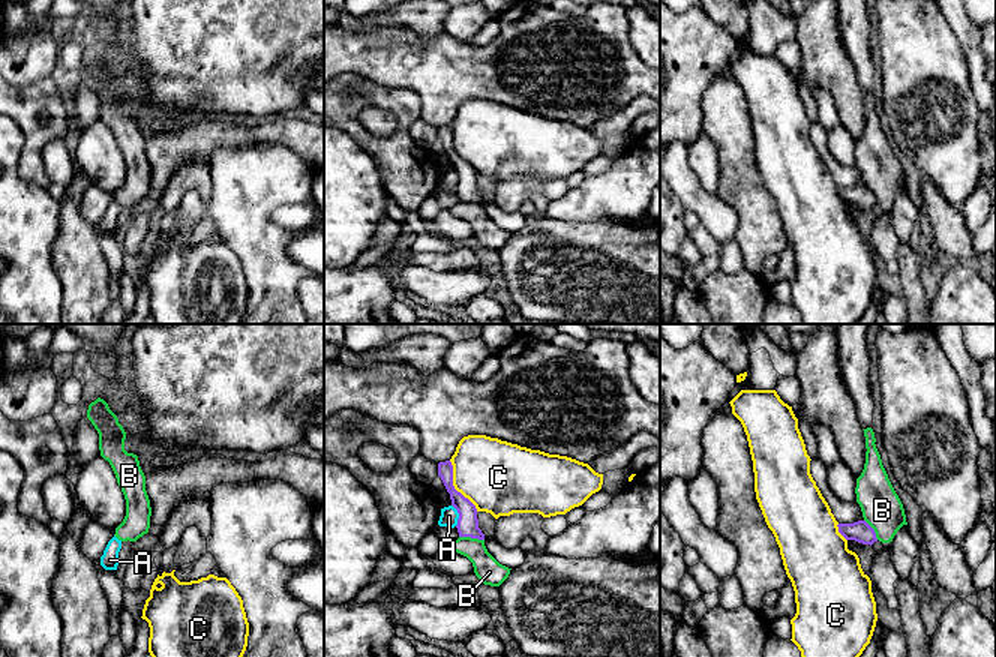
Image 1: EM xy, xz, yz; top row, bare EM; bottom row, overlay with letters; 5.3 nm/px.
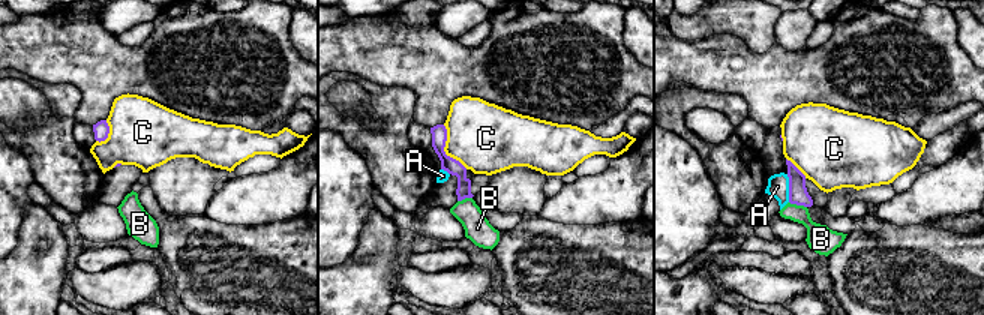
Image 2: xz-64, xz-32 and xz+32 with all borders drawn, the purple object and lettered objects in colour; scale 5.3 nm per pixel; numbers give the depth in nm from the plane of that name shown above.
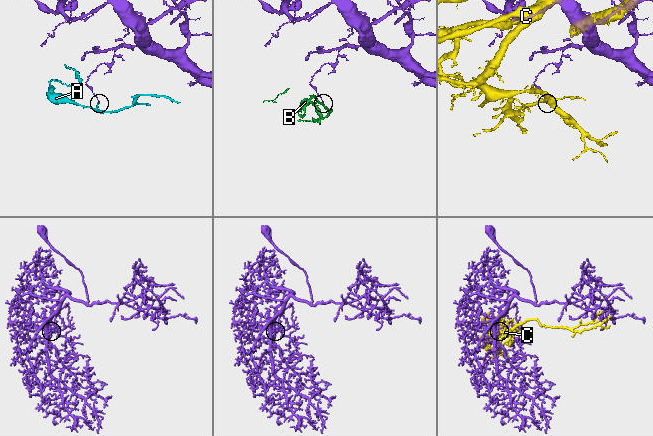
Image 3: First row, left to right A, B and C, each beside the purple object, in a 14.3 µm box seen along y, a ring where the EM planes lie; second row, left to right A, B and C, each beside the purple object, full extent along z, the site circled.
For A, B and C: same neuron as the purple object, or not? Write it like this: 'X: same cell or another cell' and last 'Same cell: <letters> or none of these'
A: another cell
B: another cell
C: another cell
Same cell: none of these

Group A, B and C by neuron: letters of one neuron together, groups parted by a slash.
A / B / C

